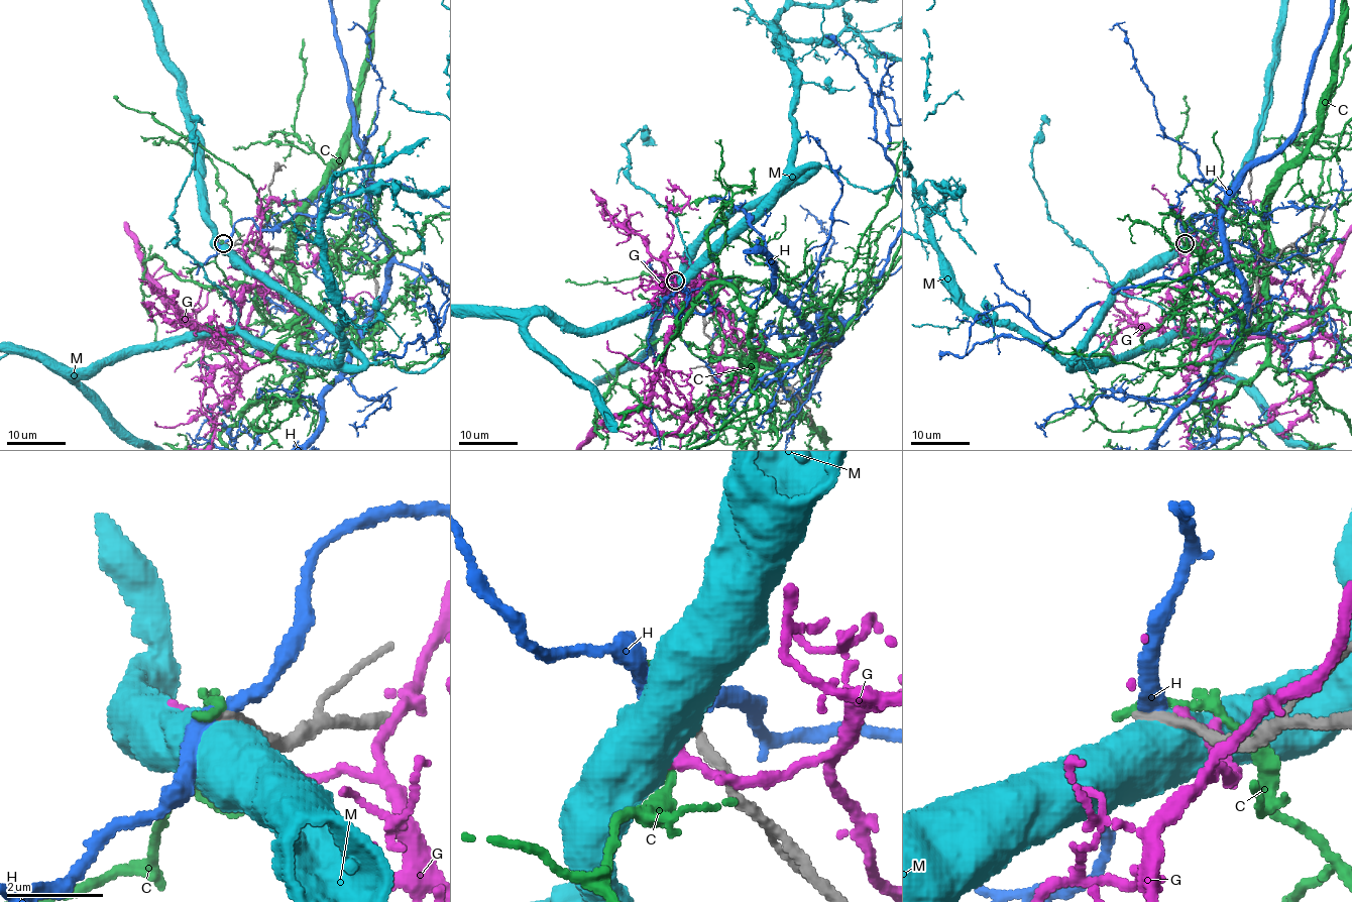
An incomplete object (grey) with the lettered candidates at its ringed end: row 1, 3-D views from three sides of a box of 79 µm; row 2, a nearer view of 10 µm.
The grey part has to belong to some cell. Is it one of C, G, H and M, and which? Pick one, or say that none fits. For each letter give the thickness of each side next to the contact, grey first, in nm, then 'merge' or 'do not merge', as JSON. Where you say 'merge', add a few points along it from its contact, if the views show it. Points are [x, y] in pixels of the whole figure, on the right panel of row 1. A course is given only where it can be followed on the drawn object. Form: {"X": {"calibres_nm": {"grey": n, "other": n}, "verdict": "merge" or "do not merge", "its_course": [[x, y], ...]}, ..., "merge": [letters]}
{"C": {"calibres_nm": {"grey": 220, "other": 220}, "verdict": "do not merge"}, "G": {"calibres_nm": {"grey": 280, "other": 200}, "verdict": "do not merge"}, "H": {"calibres_nm": {"grey": 240, "other": 320}, "verdict": "do not merge"}, "M": {"calibres_nm": {"grey": 280, "other": 750}, "verdict": "do not merge"}, "merge": []}

